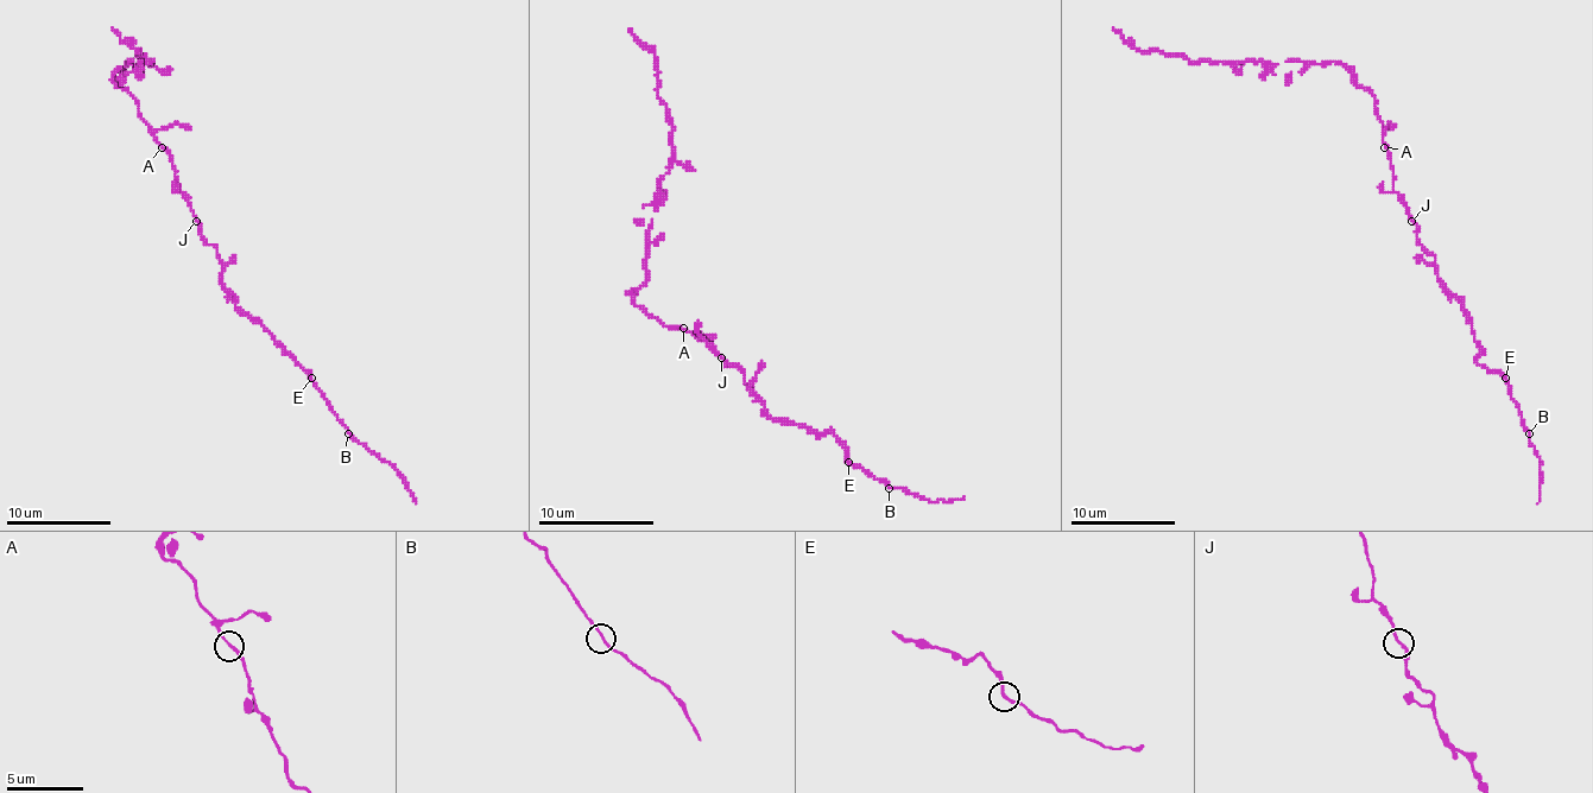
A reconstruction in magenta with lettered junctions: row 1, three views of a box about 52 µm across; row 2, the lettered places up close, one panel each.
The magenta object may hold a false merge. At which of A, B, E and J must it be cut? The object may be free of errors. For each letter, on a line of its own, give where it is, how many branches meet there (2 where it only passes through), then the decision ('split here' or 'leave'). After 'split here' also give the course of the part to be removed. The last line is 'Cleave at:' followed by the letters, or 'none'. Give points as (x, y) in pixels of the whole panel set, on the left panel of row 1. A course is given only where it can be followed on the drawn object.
A: at (162, 147); 2 branches meet; leave
B: at (348, 433); 2 branches meet; leave
E: at (311, 378); 2 branches meet; leave
J: at (196, 221); 2 branches meet; leave
Cleave at: none

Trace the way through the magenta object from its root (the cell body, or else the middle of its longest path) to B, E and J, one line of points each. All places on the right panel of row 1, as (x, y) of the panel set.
B: (1403, 200), (1416, 242), (1435, 258), (1437, 281), (1466, 310), (1479, 349), (1477, 362), (1505, 380), (1529, 433)
E: (1403, 200), (1416, 226), (1416, 242), (1435, 258), (1437, 281), (1466, 310), (1479, 349), (1477, 362), (1505, 378)
J: (1403, 200), (1411, 221)

